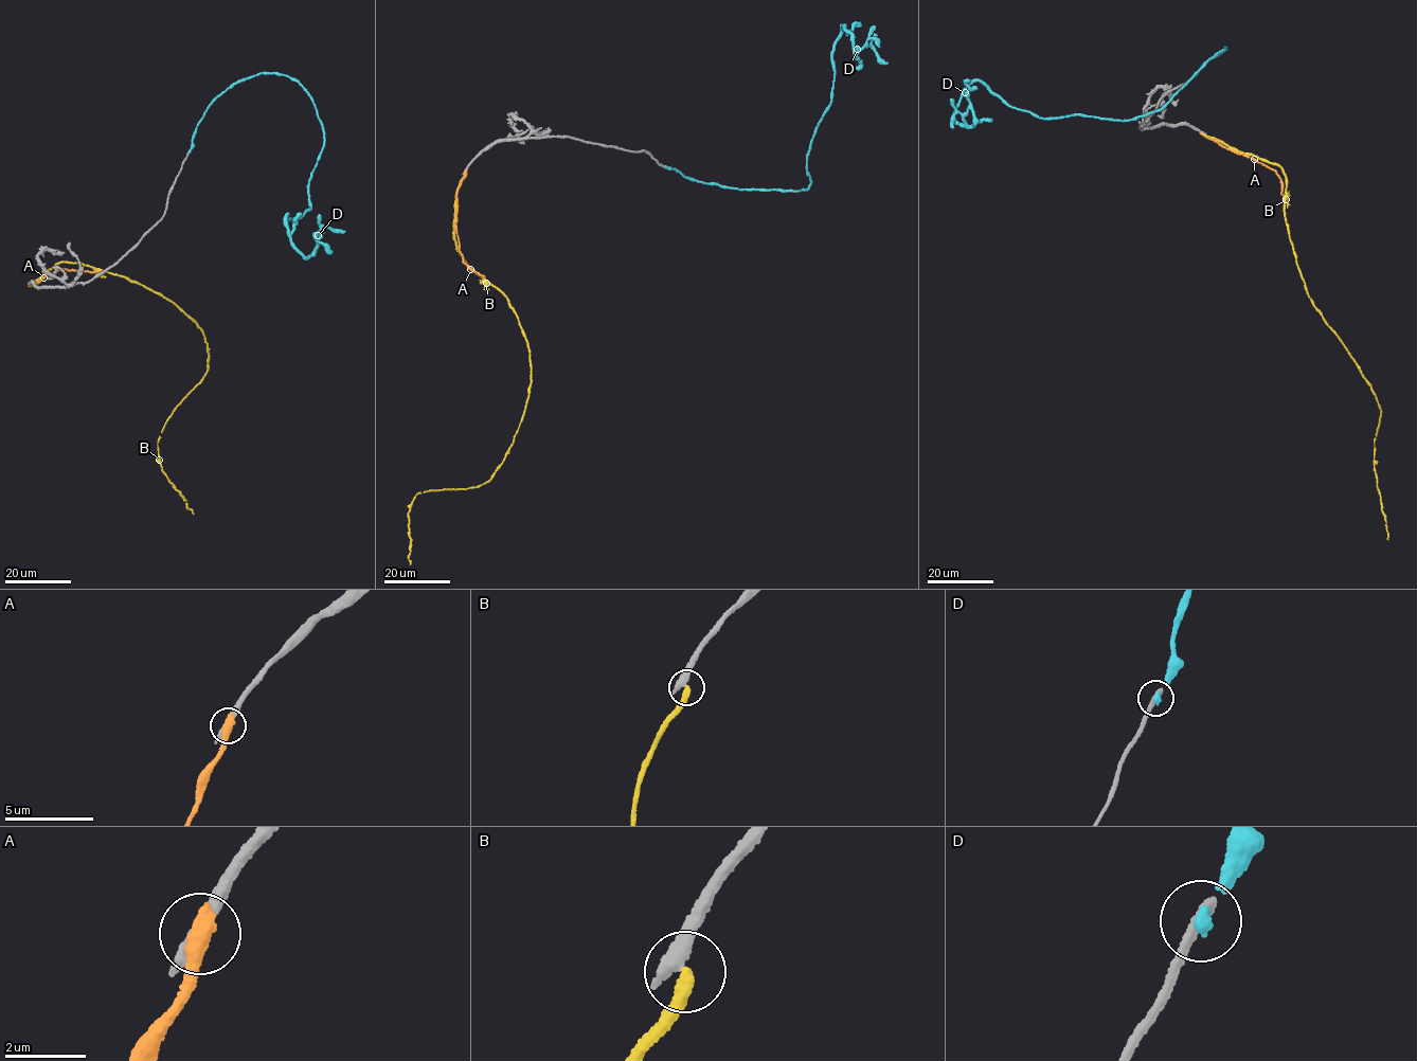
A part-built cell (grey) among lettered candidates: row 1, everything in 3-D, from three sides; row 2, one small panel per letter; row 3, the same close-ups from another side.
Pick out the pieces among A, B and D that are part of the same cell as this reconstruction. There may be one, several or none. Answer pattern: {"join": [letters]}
{"join": []}

